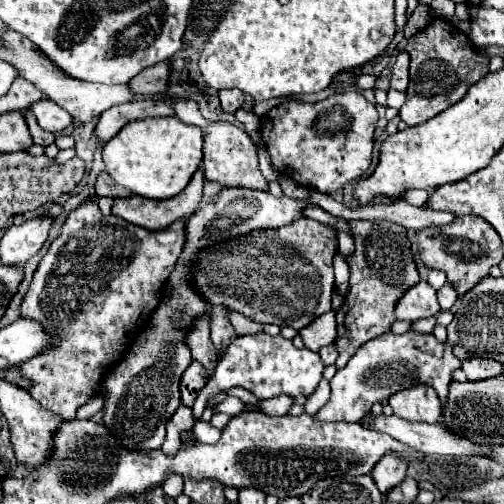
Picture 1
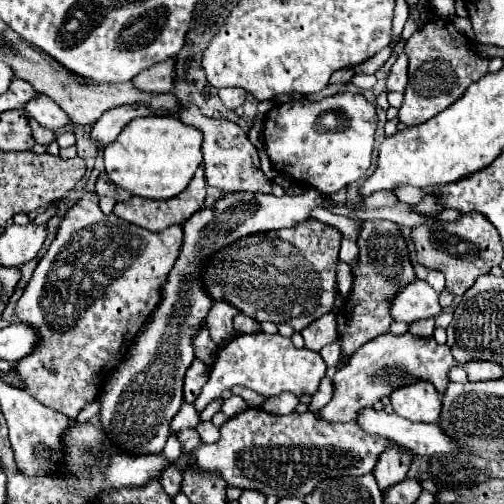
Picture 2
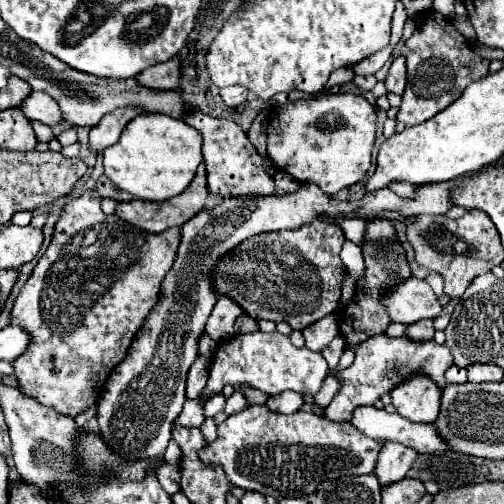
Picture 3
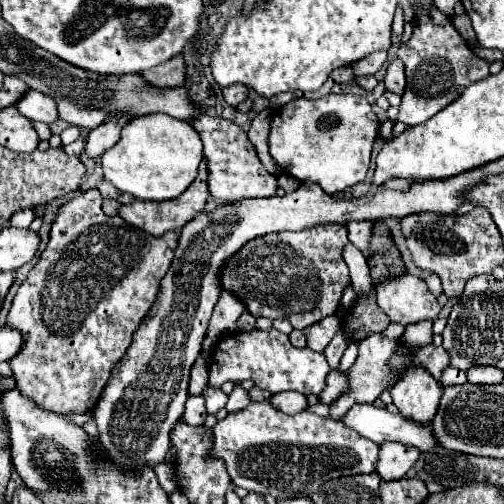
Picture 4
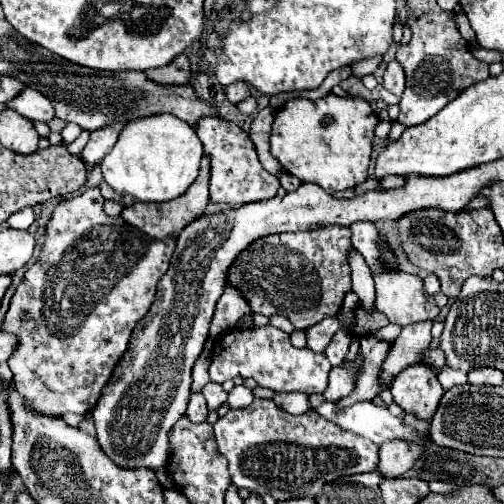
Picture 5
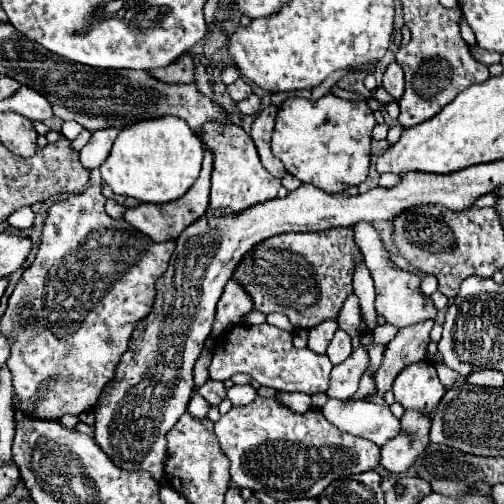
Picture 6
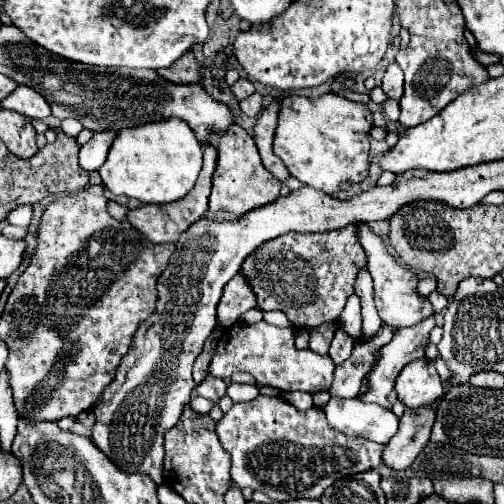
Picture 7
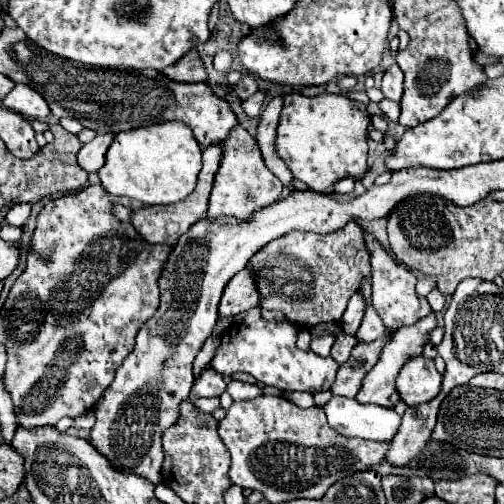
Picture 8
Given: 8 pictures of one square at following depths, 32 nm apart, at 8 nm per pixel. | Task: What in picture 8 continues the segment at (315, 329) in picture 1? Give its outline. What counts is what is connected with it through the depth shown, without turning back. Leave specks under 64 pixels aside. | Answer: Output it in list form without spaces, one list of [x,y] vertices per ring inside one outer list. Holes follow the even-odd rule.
[[[324,334],[324,336],[312,336],[312,342],[310,342],[310,350],[320,354],[320,356],[328,356],[330,354],[330,348],[334,344],[334,336],[332,334]]]

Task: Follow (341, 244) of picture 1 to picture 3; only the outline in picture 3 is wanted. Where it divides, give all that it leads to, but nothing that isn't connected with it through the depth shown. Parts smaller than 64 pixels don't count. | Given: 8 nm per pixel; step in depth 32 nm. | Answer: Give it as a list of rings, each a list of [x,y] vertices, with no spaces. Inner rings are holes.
[[[350,240],[344,242],[344,248],[340,252],[340,260],[342,264],[348,268],[350,276],[358,282],[364,274],[364,260],[362,260],[362,250],[358,244],[352,244]]]

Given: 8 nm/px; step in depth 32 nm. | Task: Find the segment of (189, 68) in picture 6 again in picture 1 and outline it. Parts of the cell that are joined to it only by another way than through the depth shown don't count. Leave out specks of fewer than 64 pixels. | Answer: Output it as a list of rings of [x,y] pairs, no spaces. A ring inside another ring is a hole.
[[[160,62],[160,64],[154,64],[152,68],[146,68],[138,76],[134,76],[128,82],[128,86],[132,88],[132,92],[140,96],[156,96],[156,94],[164,94],[168,86],[168,76],[170,76],[170,64]]]

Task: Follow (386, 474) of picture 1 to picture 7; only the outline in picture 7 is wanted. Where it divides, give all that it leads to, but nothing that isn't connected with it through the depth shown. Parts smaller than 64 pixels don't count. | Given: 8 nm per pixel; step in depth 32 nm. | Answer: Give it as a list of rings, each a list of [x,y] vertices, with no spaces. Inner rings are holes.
[[[436,404],[432,408],[406,410],[400,418],[398,434],[384,446],[382,462],[392,470],[406,470],[424,450],[434,424]]]

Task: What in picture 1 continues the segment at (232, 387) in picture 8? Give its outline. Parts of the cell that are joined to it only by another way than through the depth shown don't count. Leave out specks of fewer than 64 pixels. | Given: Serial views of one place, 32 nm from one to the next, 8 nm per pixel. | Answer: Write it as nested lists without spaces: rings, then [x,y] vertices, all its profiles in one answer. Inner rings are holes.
[[[226,398],[226,400],[222,400],[222,402],[216,406],[214,414],[224,412],[224,414],[230,414],[230,416],[236,416],[240,410],[244,410],[244,402],[242,402],[242,400],[238,400],[238,398]]]

